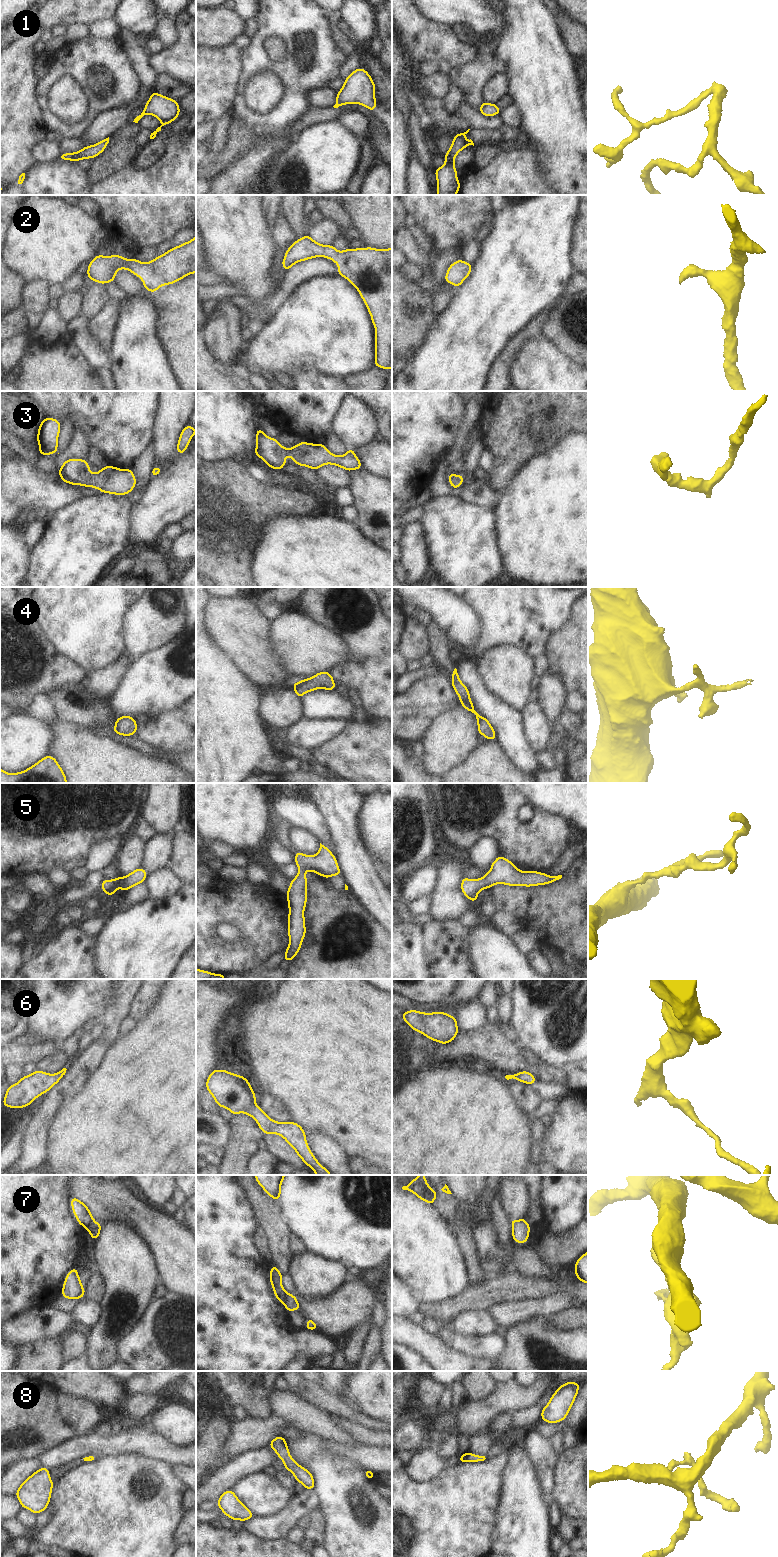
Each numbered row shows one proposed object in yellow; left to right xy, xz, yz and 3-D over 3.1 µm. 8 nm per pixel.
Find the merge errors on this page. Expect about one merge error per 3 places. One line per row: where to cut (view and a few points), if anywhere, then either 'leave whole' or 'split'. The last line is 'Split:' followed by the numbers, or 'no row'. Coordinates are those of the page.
1: no cut; leave whole
2: no cut; leave whole
3: no cut; leave whole
4: no cut; leave whole
5: no cut; leave whole
6: no cut; leave whole
7: cut in xz along (290, 1294), (282, 1302); split
8: no cut; leave whole
Split: 7

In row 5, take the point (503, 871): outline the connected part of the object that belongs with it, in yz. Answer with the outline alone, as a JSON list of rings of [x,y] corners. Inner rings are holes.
[[[499,855],[485,876],[480,879],[464,877],[461,881],[461,891],[469,900],[475,902],[482,889],[496,884],[531,887],[546,885],[561,878],[562,875],[549,876],[538,871],[520,871],[510,860]]]

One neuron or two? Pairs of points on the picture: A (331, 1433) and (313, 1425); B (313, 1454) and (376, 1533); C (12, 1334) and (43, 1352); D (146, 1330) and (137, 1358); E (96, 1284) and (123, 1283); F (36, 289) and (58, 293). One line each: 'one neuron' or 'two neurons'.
A: one neuron
B: one neuron
C: two neurons
D: one neuron
E: two neurons
F: two neurons

